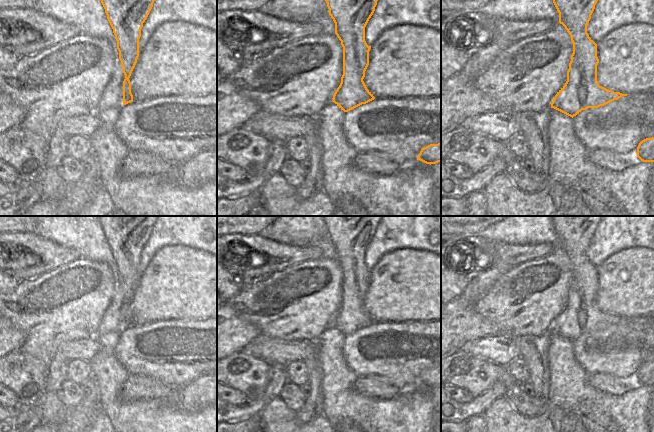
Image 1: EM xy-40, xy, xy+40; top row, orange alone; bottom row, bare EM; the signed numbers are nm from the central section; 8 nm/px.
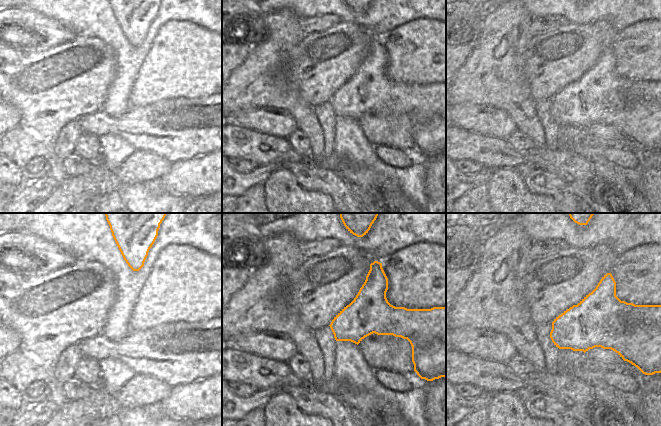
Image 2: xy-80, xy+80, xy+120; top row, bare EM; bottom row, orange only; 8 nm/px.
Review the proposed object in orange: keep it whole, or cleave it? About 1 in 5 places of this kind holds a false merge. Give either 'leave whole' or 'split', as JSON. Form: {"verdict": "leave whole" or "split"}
{"verdict": "leave whole"}

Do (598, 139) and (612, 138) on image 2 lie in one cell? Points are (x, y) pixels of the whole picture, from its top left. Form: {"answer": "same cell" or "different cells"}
{"answer": "same cell"}

